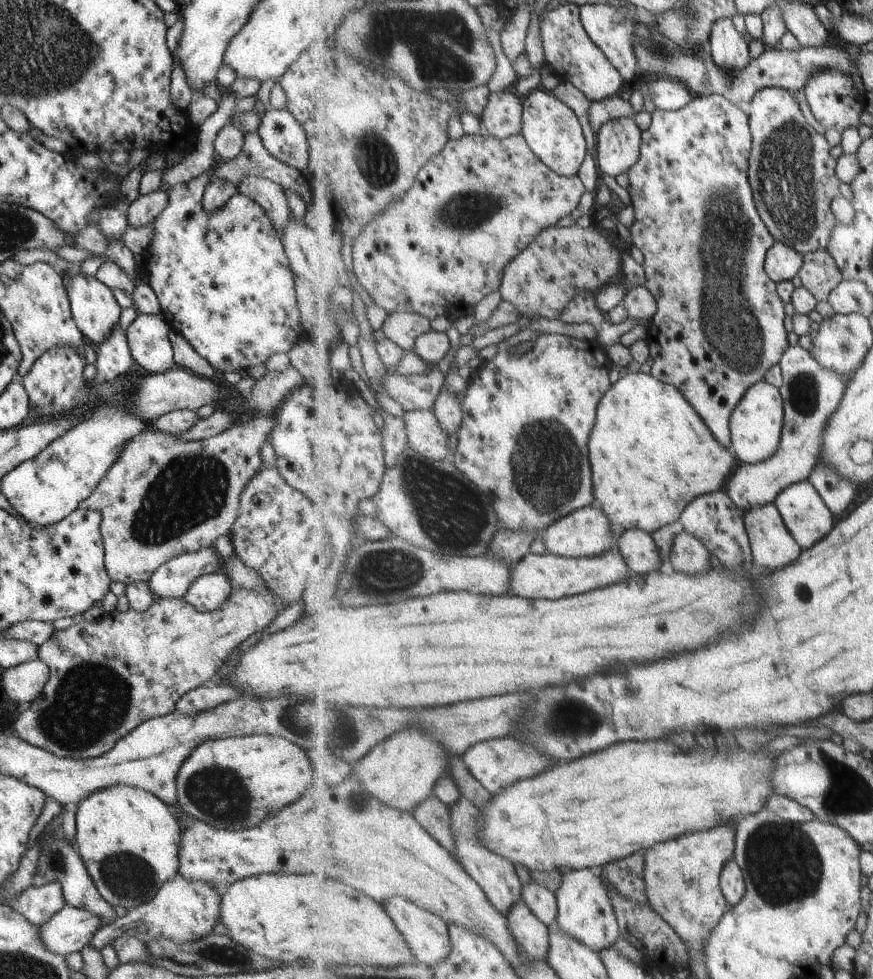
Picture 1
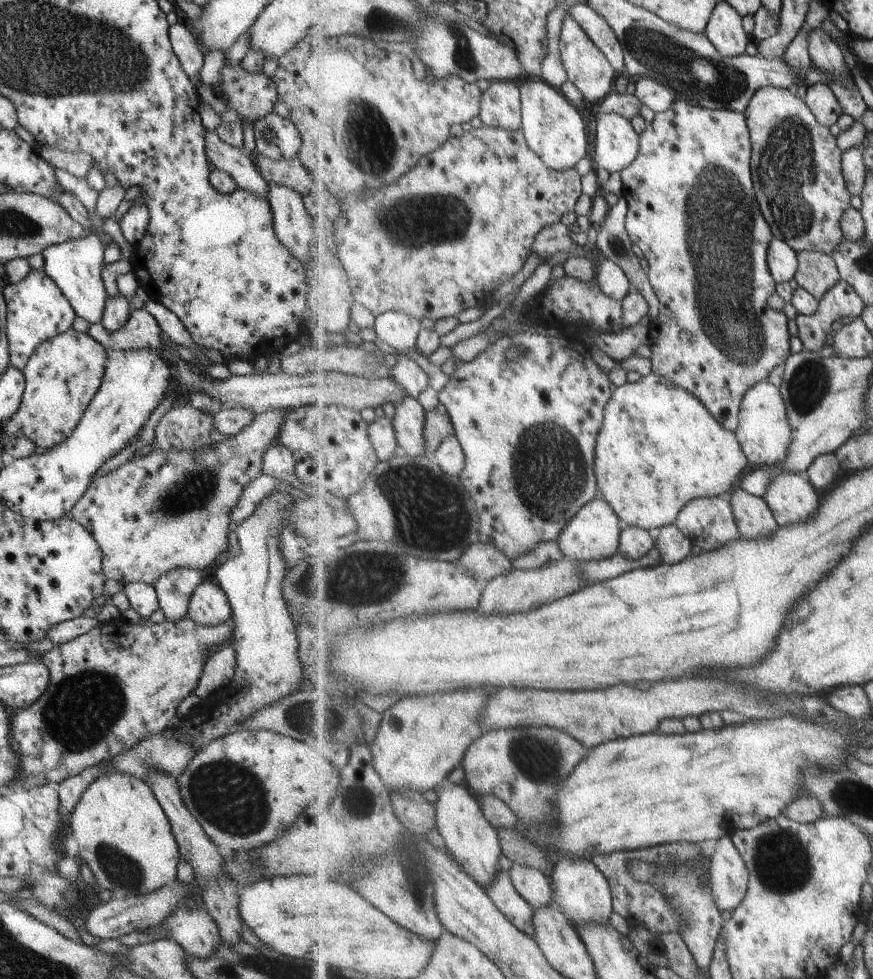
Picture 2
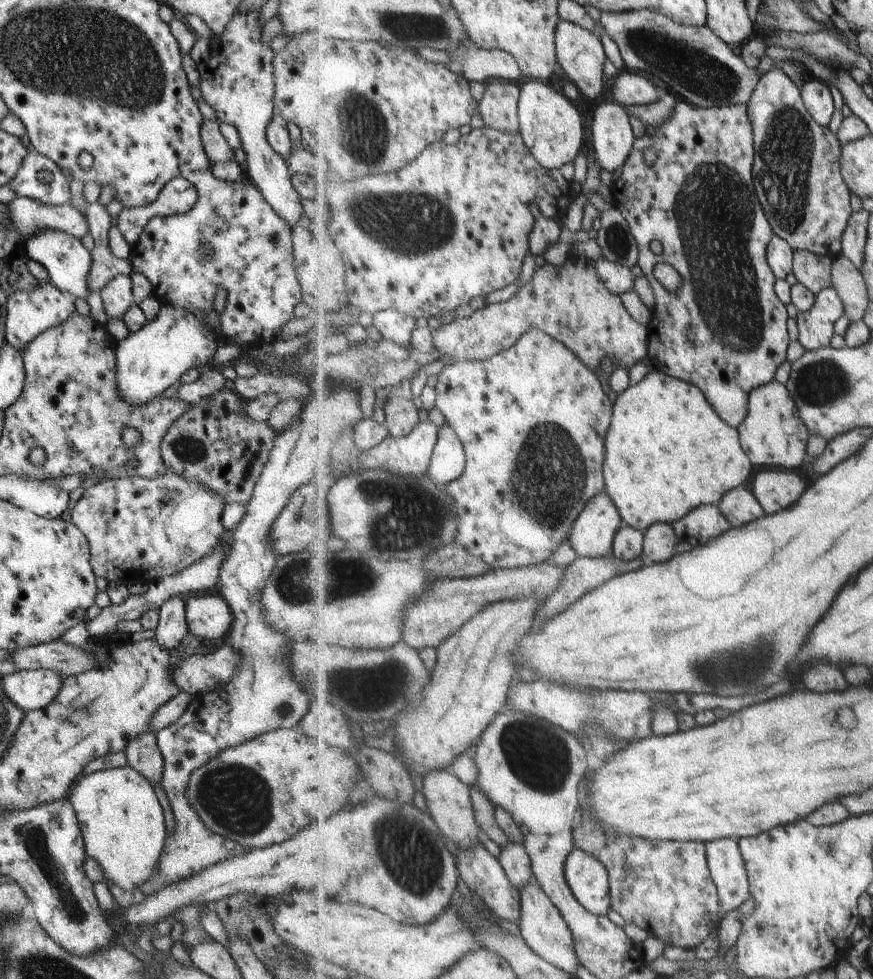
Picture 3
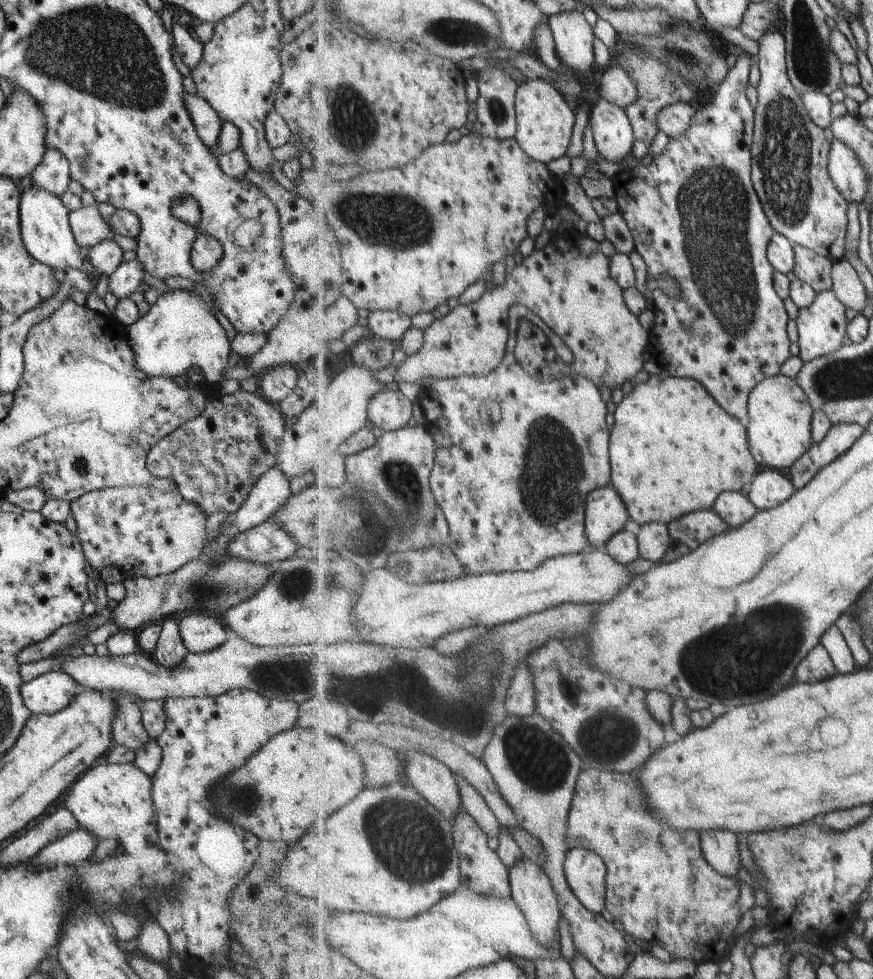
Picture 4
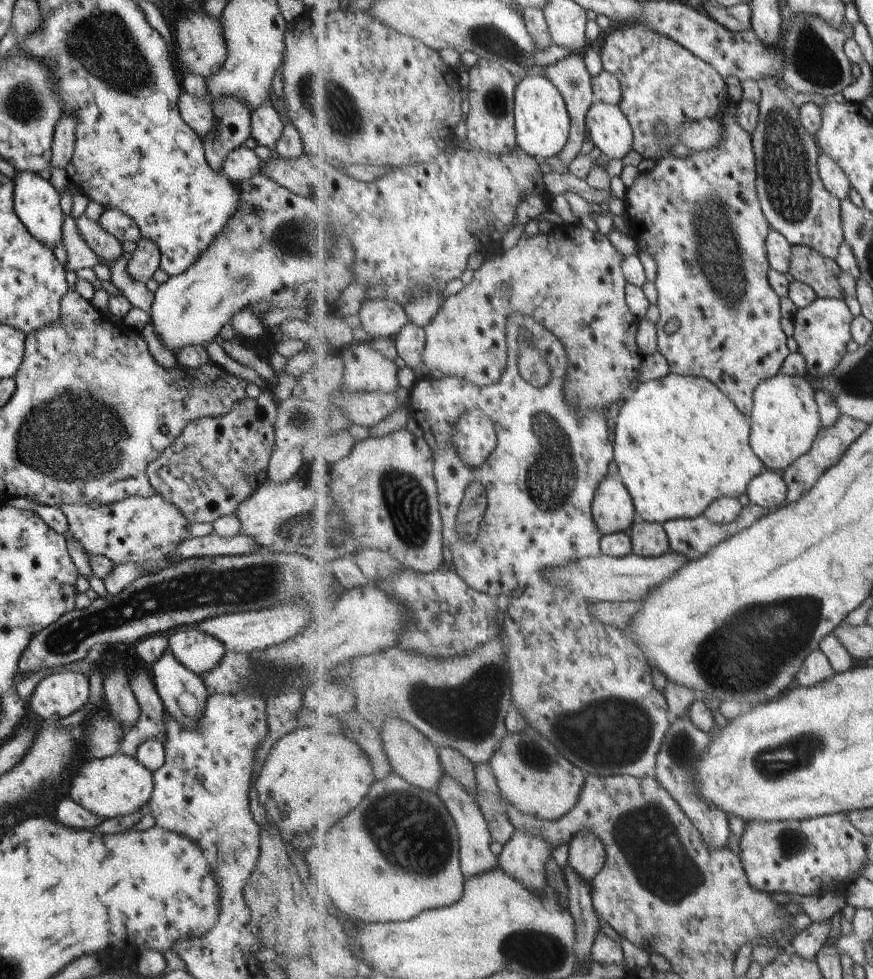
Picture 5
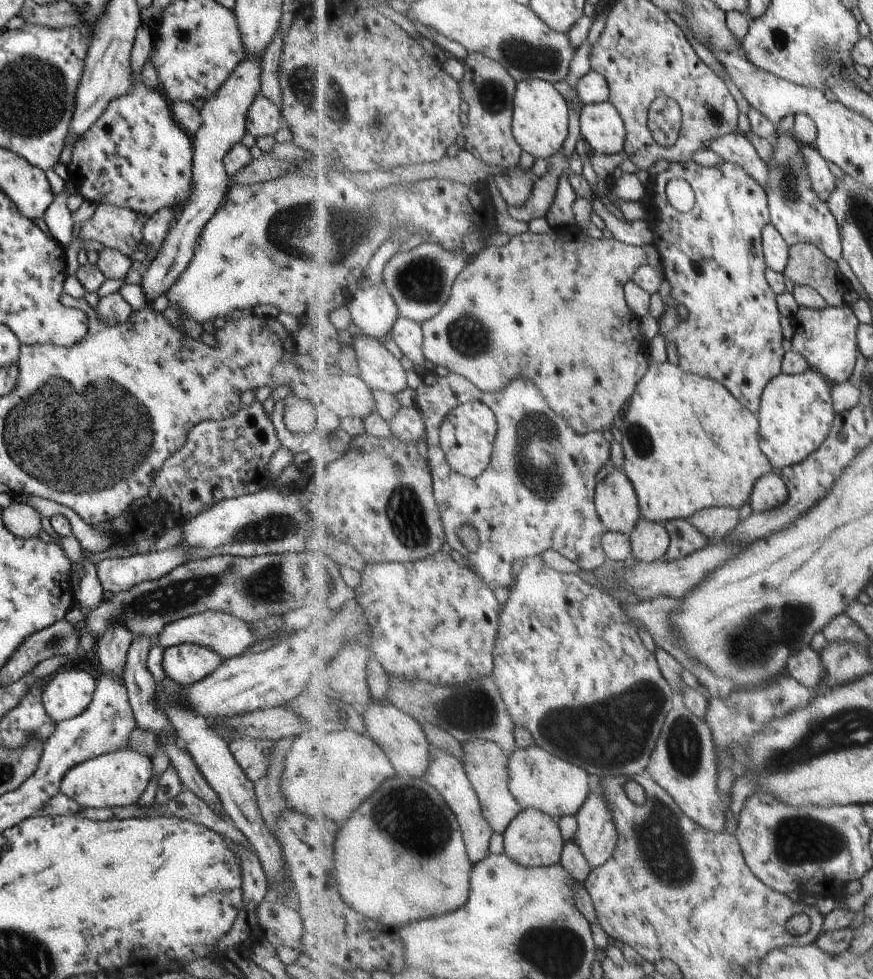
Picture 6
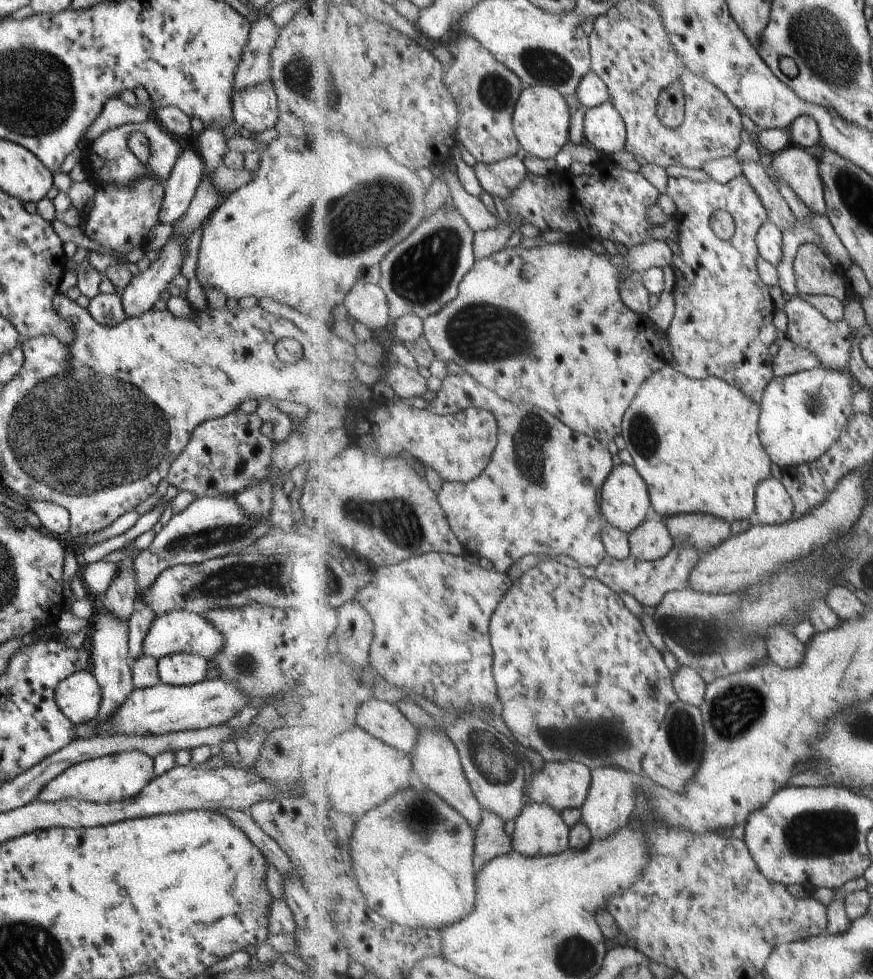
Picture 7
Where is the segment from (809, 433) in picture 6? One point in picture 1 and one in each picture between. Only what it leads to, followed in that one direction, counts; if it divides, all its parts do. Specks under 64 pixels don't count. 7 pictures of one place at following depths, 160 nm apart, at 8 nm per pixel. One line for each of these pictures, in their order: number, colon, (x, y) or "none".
1: (757, 424)
2: (764, 432)
3: (773, 434)
4: (779, 426)
5: (785, 422)

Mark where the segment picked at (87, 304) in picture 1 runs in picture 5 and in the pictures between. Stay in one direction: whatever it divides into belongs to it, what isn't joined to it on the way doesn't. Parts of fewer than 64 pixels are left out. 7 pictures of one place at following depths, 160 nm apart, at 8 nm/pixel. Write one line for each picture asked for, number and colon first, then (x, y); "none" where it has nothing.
2: (74, 266)
3: (63, 257)
4: (44, 231)
5: (35, 202)

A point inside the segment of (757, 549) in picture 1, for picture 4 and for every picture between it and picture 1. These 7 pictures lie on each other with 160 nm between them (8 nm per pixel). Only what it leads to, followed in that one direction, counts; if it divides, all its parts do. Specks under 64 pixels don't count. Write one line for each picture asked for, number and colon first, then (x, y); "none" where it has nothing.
2: (755, 519)
3: (740, 506)
4: (734, 508)

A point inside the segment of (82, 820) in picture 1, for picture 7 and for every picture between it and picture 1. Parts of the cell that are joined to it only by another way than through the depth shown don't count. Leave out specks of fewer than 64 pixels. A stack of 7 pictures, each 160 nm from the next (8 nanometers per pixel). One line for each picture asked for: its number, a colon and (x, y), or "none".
2: (117, 827)
3: (121, 824)
4: (109, 800)
5: (115, 786)
6: (116, 779)
7: (117, 777)

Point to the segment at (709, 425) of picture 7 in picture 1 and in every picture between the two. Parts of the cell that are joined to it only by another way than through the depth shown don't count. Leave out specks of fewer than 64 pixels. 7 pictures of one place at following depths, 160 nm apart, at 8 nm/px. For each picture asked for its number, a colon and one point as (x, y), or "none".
1: (652, 454)
2: (660, 448)
3: (668, 452)
4: (673, 450)
5: (681, 444)
6: (689, 444)

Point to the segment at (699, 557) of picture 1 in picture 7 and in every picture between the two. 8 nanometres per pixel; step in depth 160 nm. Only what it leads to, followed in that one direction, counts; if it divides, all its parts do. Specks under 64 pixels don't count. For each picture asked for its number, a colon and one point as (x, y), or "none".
2: (674, 546)
3: (660, 540)
4: (655, 539)
5: (649, 539)
6: (650, 541)
7: (651, 541)

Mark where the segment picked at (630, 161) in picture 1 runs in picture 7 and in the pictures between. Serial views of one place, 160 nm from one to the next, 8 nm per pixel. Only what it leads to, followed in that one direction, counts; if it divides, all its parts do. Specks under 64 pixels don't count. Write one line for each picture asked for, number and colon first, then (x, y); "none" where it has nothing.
2: (616, 143)
3: (613, 137)
4: (614, 136)
5: (608, 126)
6: (601, 125)
7: (605, 129)

